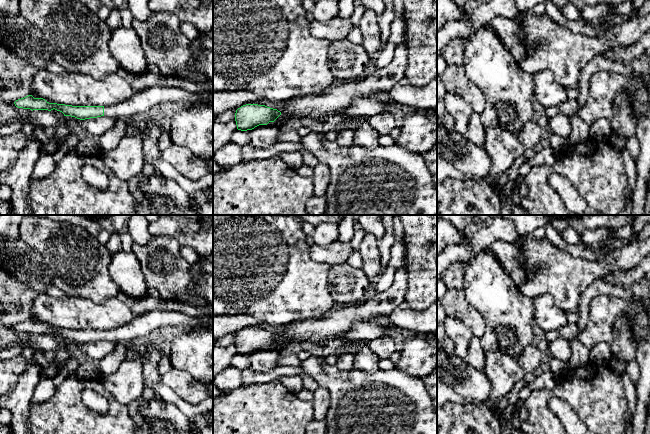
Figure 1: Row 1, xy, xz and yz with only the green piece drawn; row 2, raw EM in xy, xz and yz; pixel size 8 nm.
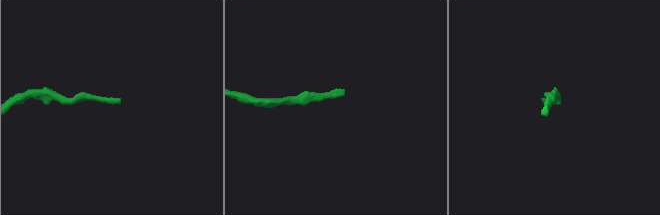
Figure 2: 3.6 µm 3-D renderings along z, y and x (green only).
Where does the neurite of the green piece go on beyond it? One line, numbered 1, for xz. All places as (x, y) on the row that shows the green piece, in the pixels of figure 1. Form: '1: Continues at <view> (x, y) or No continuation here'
1: No continuation here

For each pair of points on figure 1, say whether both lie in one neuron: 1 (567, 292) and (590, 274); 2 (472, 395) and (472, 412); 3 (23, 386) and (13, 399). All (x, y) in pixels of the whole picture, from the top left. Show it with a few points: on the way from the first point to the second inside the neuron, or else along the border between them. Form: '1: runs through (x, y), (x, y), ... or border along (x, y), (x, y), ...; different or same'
1: runs through (573, 286), (584, 275); same
2: border along (449, 401), (462, 404), (484, 403), (493, 414); different
3: runs through (23, 389), (16, 396); same

